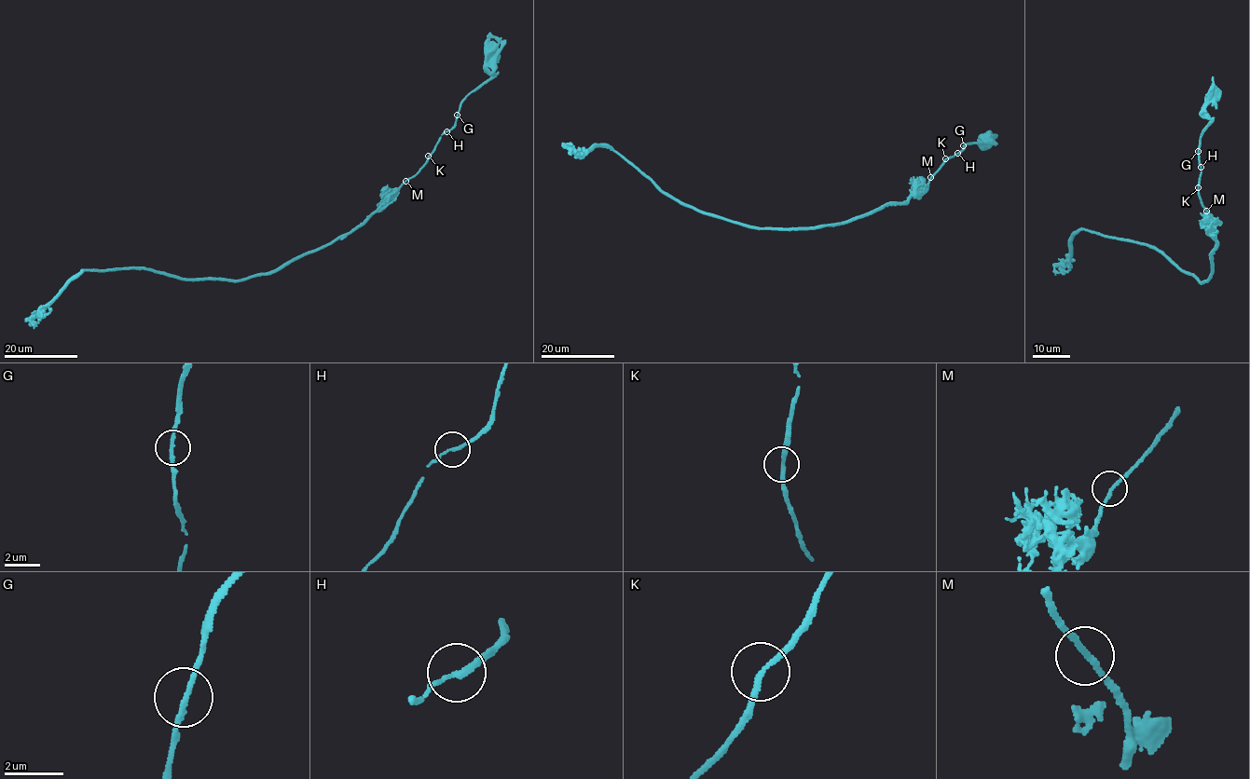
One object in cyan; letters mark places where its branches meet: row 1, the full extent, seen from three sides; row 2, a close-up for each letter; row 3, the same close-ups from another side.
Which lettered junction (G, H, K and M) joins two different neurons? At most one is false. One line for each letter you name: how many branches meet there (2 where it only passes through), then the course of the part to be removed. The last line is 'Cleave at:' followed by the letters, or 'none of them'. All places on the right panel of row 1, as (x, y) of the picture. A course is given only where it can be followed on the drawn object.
Cleave at: none of them

